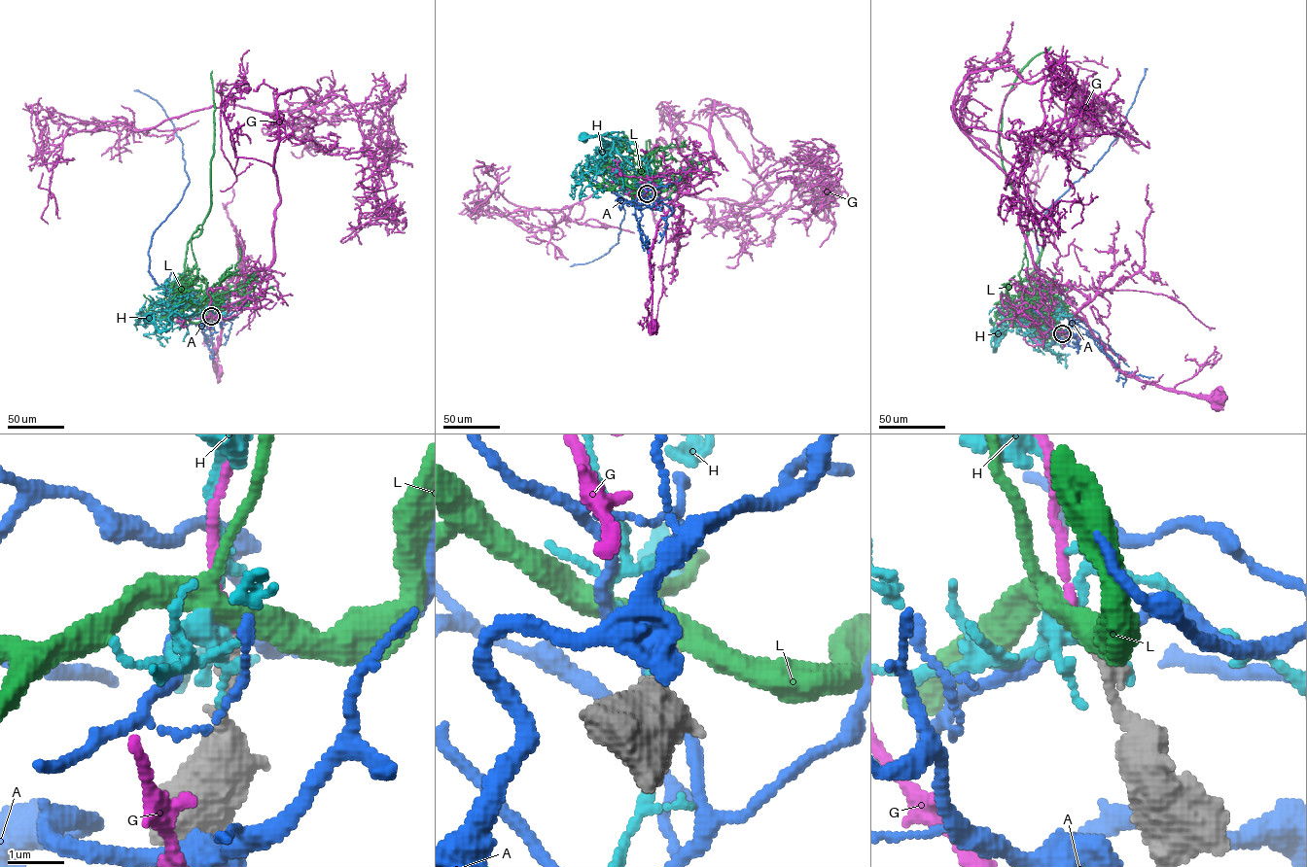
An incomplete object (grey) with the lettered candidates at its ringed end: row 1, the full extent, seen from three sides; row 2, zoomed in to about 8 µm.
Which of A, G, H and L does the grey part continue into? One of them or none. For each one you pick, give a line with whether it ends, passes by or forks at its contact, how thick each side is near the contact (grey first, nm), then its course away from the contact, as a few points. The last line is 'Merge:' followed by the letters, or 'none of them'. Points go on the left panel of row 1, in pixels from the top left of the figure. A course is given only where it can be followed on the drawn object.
G: It ends there. Thickness 220 nm (grey) against 150 nm. Its course: (211, 316), (212, 297), (221, 286), (227, 294), (230, 307), (214, 354), (219, 372)
Merge: G

